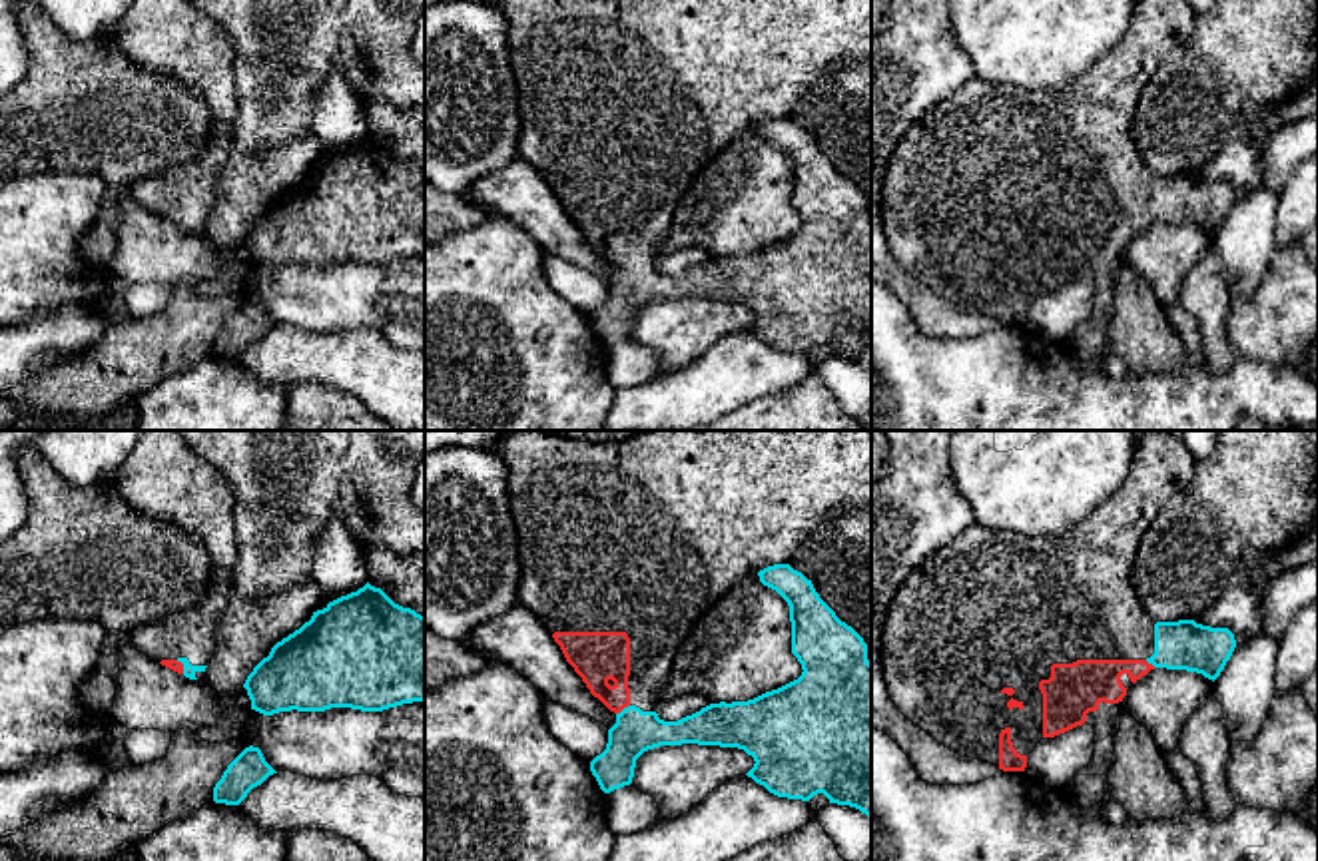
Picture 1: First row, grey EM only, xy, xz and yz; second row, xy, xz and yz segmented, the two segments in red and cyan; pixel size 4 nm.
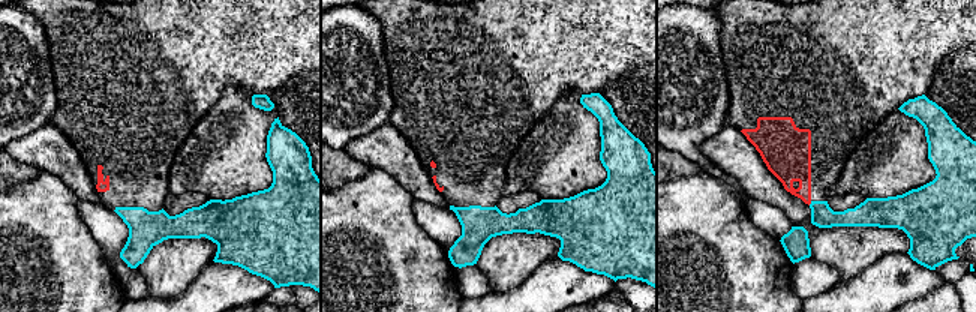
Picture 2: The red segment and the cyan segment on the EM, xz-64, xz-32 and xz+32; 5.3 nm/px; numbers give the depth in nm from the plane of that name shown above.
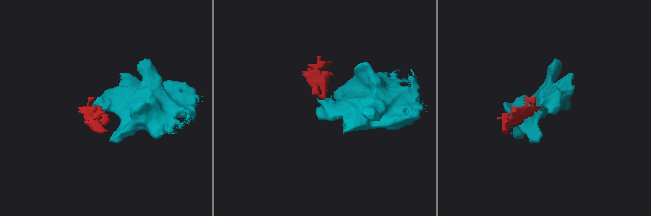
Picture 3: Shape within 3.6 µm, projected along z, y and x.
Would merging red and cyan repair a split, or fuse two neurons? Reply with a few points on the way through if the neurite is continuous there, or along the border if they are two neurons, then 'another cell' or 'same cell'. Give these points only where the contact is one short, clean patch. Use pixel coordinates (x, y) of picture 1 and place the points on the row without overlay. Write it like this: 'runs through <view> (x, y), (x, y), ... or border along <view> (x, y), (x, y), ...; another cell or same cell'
same cell

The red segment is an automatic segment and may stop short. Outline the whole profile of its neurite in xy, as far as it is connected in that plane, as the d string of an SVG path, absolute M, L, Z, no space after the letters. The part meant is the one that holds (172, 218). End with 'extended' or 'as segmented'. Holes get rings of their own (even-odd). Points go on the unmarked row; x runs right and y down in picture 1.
M134 0L114 34L132 62L203 94L211 112L207 153L130 183L132 201L189 233L203 233L237 114L233 44L191 0Z; extended

